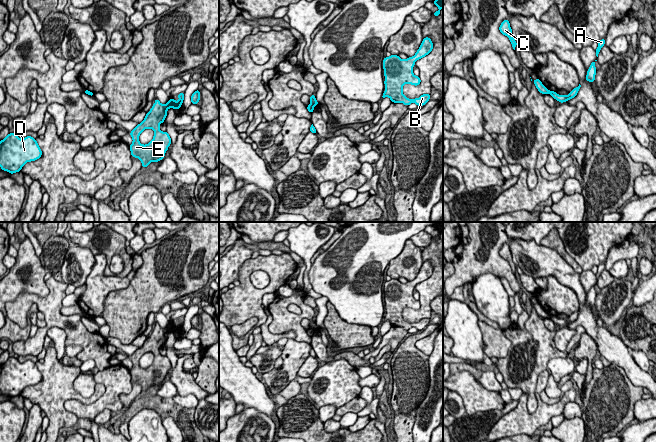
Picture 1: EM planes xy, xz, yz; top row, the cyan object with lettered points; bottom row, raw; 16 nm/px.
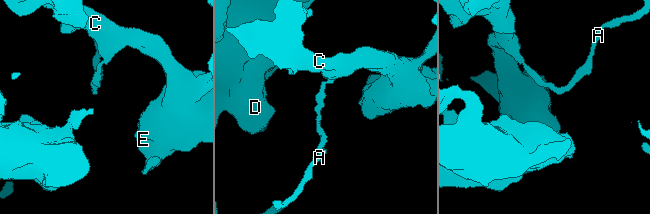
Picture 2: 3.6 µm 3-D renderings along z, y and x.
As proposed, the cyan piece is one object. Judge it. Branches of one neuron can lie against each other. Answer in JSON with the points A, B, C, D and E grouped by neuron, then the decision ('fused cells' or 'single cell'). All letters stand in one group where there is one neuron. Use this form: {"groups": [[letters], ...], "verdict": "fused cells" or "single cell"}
{"groups": [["A", "D"], ["B", "C", "E"]], "verdict": "fused cells"}

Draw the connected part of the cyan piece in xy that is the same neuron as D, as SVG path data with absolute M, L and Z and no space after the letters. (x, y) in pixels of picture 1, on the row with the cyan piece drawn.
M9 133L0 141L0 167L10 174L21 171L31 161L39 159L42 151L31 136L20 139L17 134Z

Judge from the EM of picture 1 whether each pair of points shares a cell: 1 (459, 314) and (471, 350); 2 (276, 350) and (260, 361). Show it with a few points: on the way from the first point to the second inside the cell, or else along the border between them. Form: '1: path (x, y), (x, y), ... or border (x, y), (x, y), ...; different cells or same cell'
1: path (461, 323), (467, 336), (467, 341); same cell
2: path (272, 354), (268, 358), (264, 358); same cell

